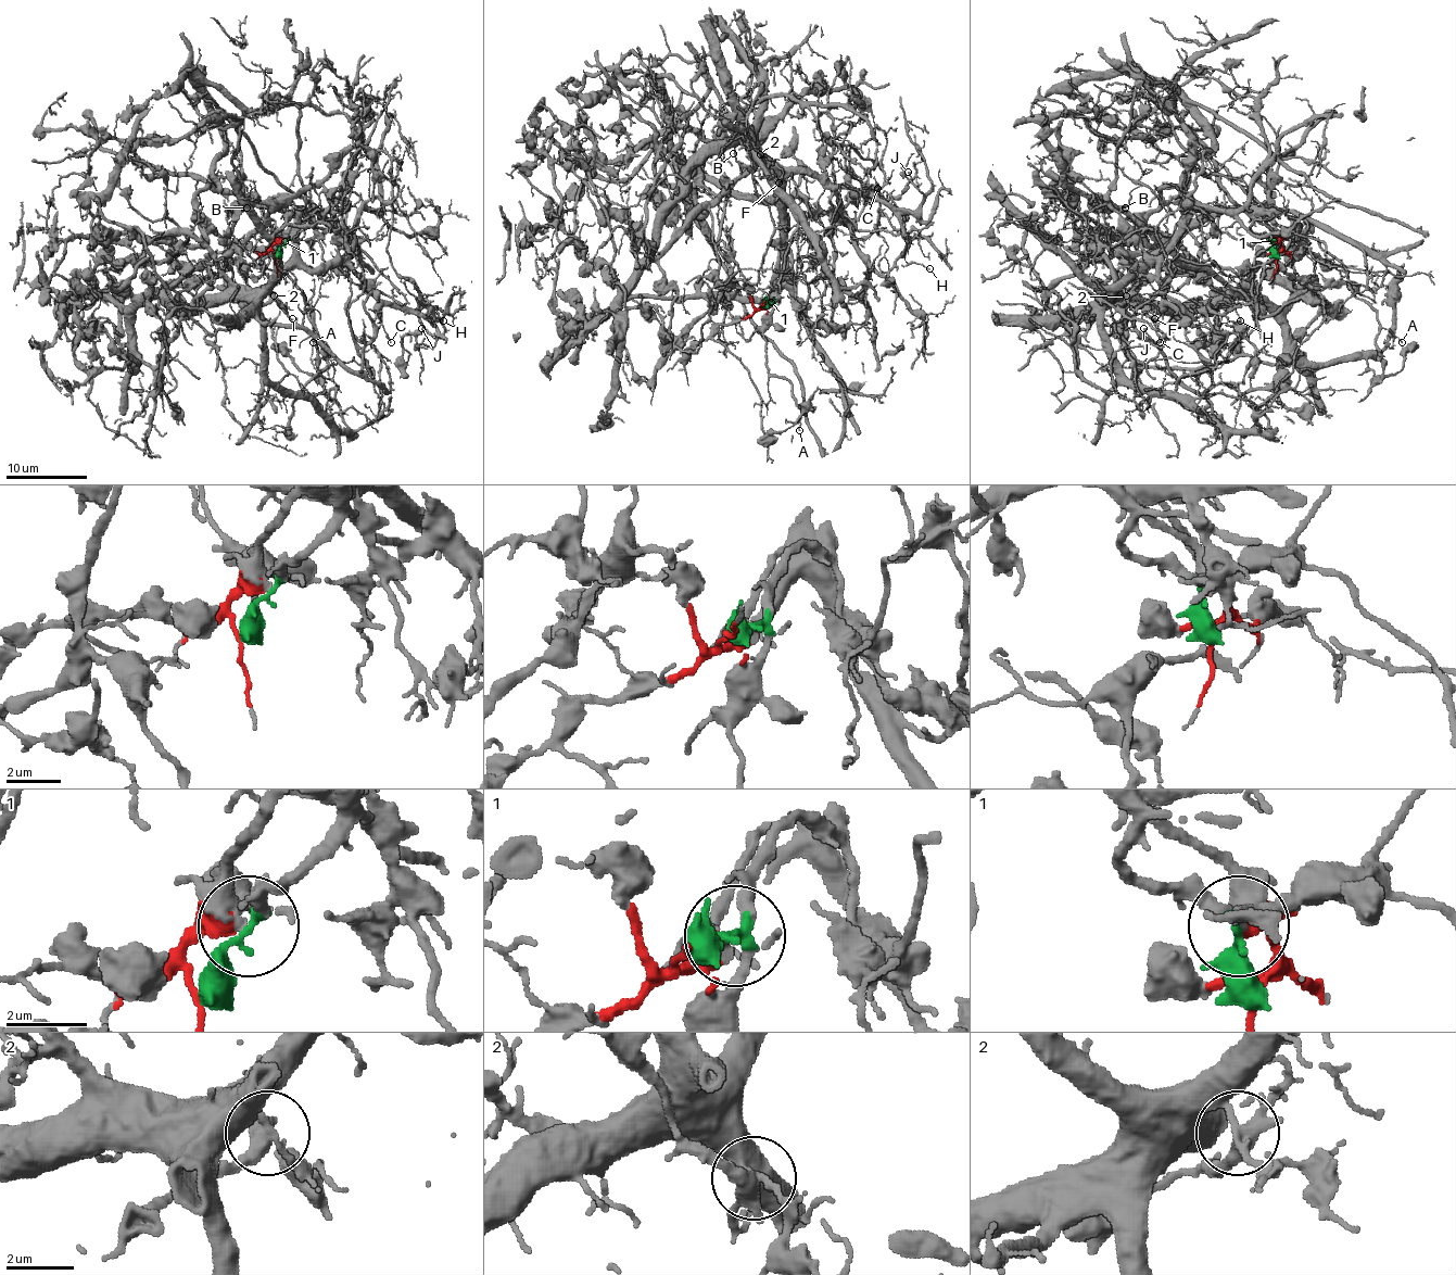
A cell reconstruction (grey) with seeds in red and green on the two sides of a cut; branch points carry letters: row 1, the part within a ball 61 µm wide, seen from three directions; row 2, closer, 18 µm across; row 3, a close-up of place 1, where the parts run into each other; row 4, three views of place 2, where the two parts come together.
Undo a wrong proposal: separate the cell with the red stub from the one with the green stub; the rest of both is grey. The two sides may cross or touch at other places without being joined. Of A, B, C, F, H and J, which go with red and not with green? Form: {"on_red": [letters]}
{"on_red": ["B", "C", "F", "H", "J"]}

